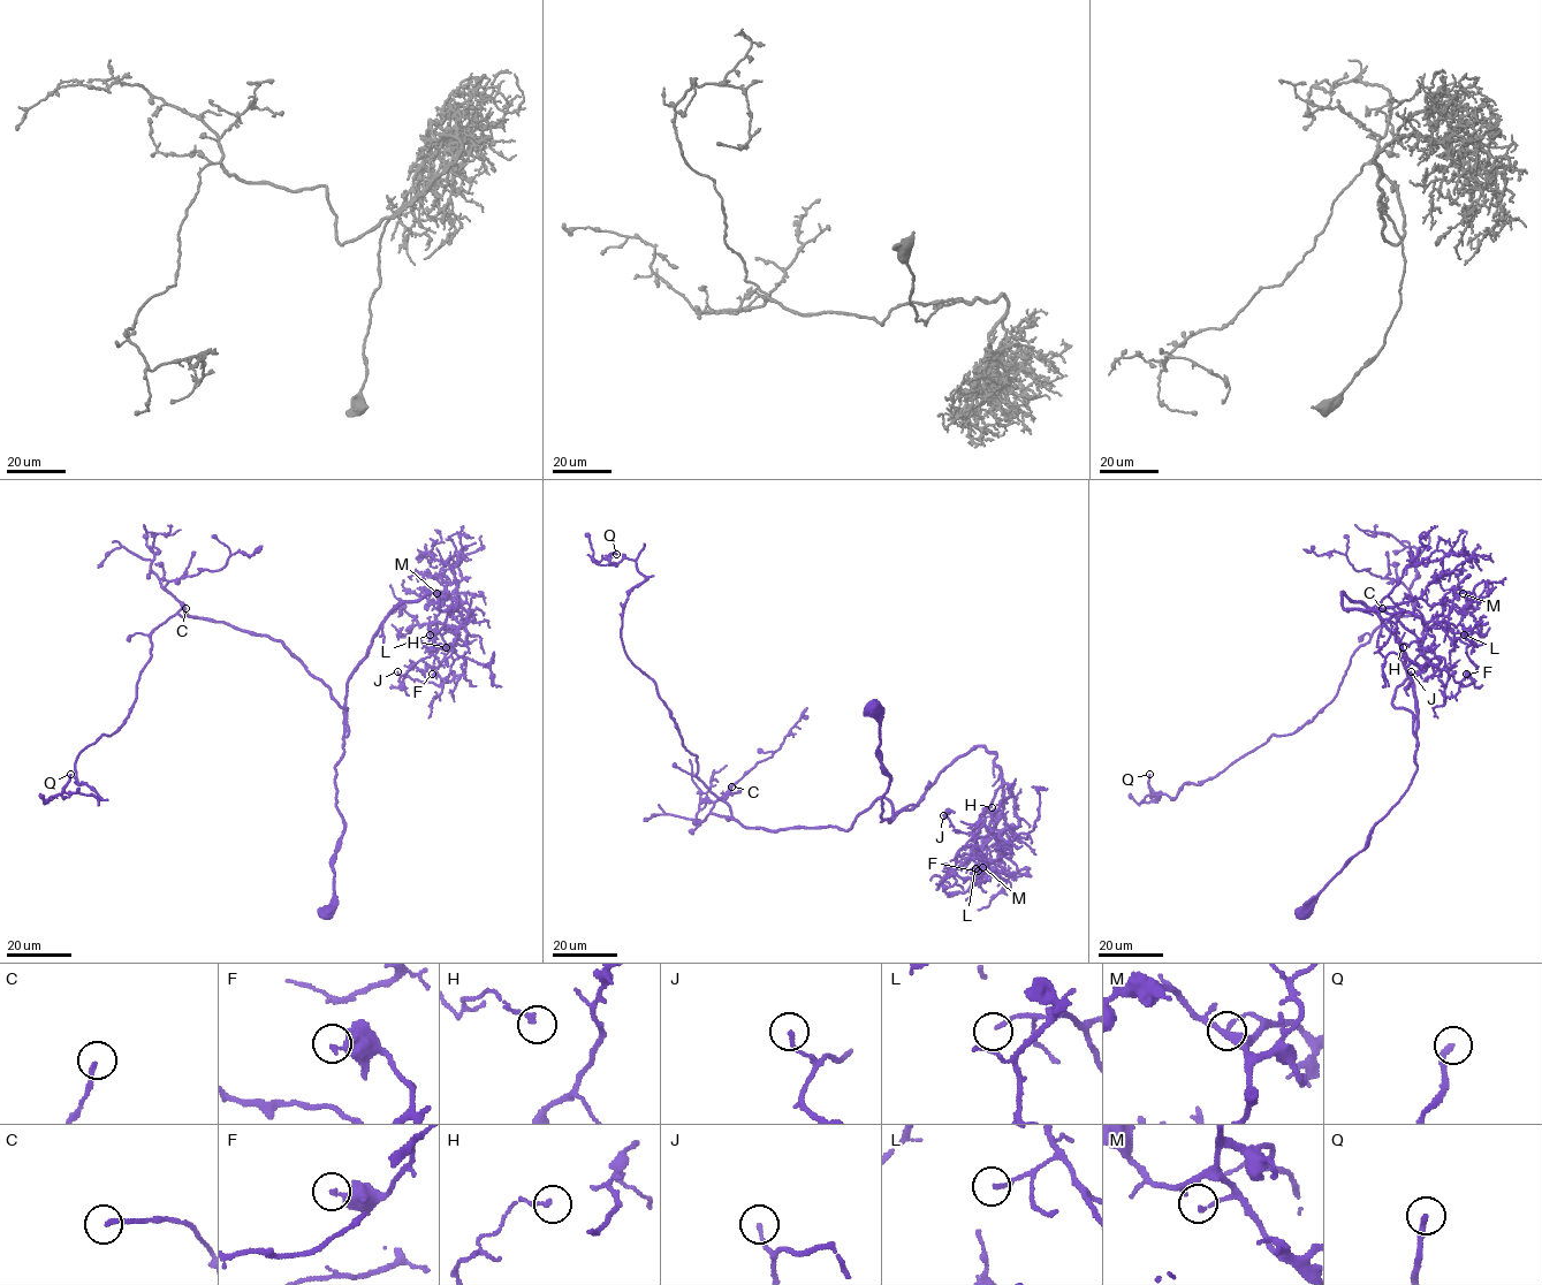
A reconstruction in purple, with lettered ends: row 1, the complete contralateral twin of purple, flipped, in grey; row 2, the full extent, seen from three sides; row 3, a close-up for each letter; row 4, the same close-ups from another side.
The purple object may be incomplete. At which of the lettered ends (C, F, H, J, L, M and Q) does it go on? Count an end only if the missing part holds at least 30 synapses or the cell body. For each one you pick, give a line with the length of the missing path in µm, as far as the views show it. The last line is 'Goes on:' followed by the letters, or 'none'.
Goes on: none

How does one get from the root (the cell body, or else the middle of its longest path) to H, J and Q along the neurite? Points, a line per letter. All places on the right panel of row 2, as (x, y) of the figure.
H: (1304, 912), (1417, 768), (1417, 700), (1400, 643), (1342, 593), (1346, 610), (1394, 615), (1417, 638), (1403, 647)
J: (1304, 912), (1417, 768), (1400, 643), (1342, 593), (1346, 610), (1383, 610), (1417, 638), (1429, 660), (1411, 671)
Q: (1304, 912), (1417, 768), (1391, 700), (1426, 662), (1421, 618), (1381, 624), (1293, 734), (1175, 798), (1149, 774)

